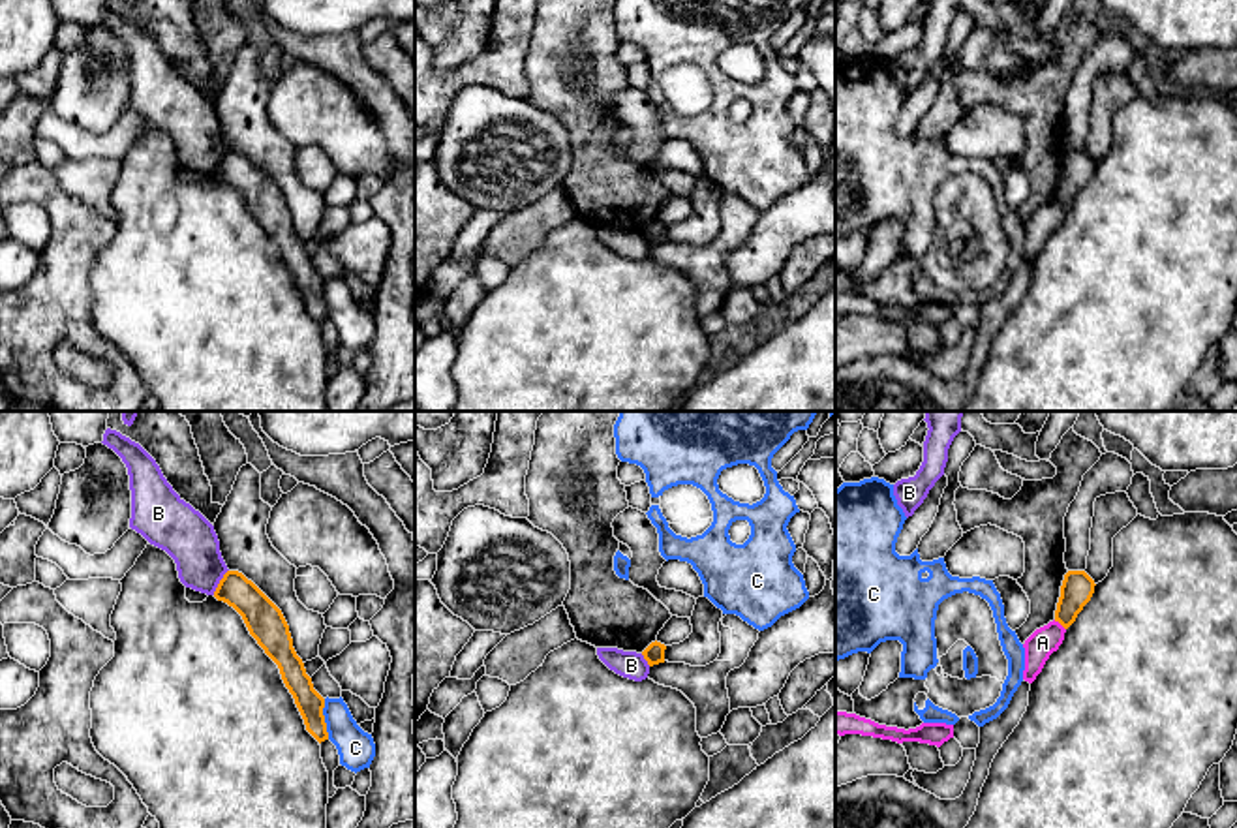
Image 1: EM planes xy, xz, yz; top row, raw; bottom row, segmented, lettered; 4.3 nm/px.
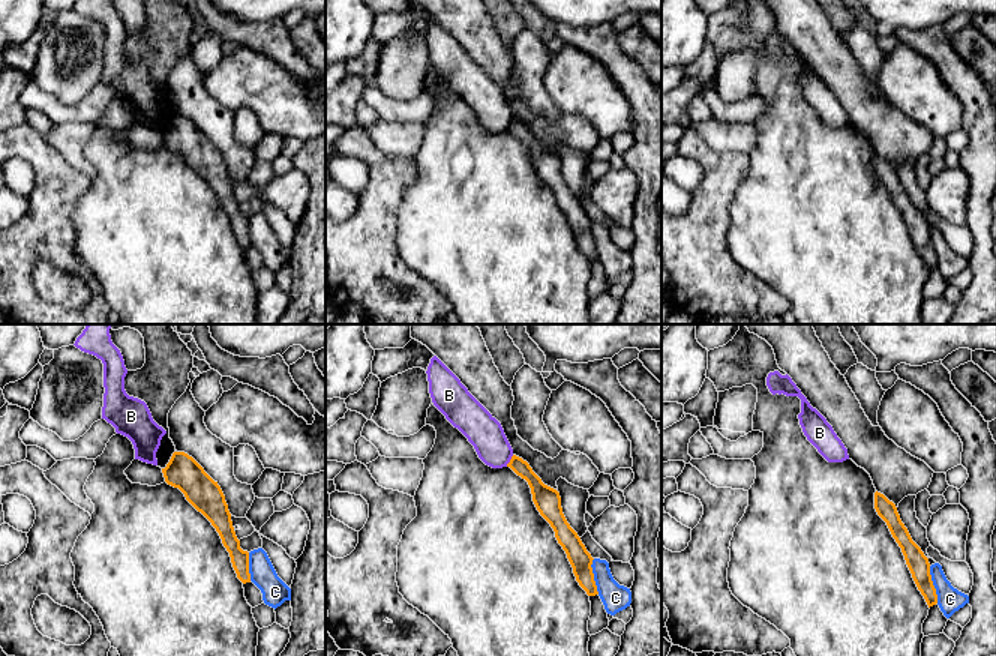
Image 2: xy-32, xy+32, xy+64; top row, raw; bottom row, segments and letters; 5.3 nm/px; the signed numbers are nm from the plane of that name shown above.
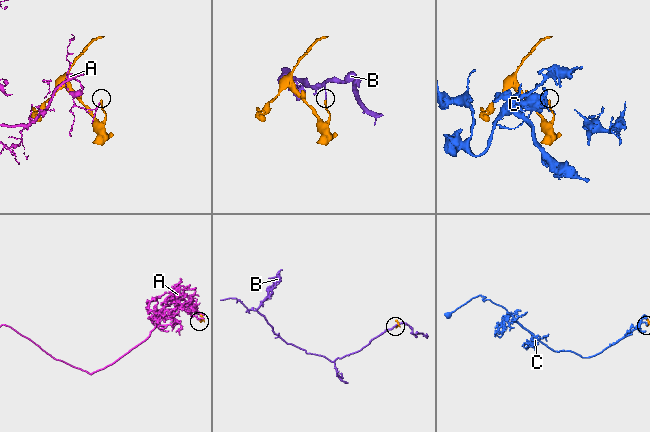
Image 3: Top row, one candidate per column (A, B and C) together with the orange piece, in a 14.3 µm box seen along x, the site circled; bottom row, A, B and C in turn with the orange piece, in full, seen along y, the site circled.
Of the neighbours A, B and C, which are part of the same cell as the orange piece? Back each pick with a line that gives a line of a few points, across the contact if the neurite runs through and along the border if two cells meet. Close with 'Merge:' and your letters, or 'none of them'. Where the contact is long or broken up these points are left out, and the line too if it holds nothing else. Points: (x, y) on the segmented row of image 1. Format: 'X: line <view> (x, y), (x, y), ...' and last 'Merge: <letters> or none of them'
Merge: none of them

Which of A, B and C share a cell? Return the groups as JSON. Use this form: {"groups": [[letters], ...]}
{"groups": [["A"], ["B"], ["C"]]}

